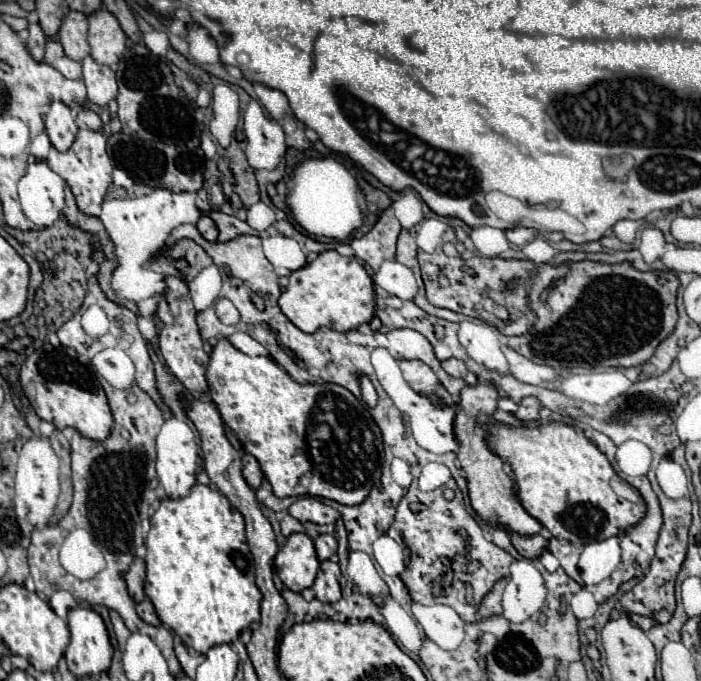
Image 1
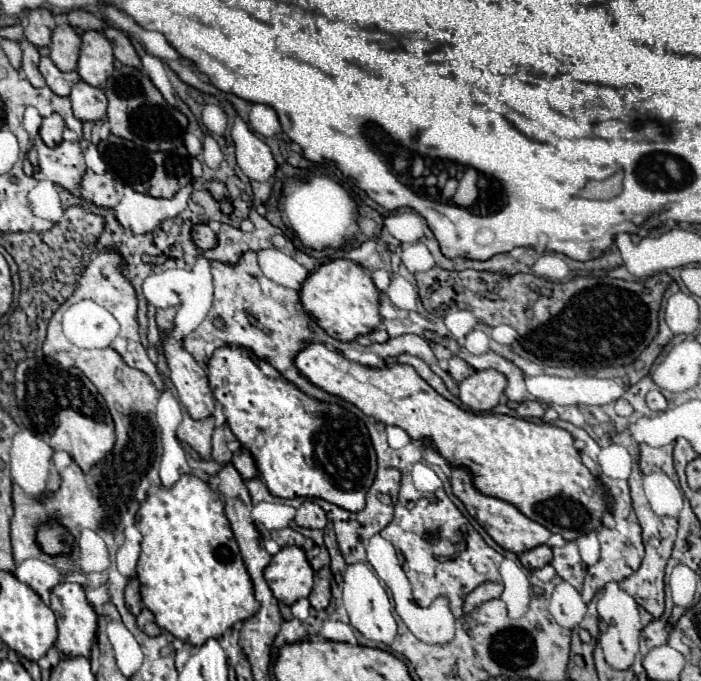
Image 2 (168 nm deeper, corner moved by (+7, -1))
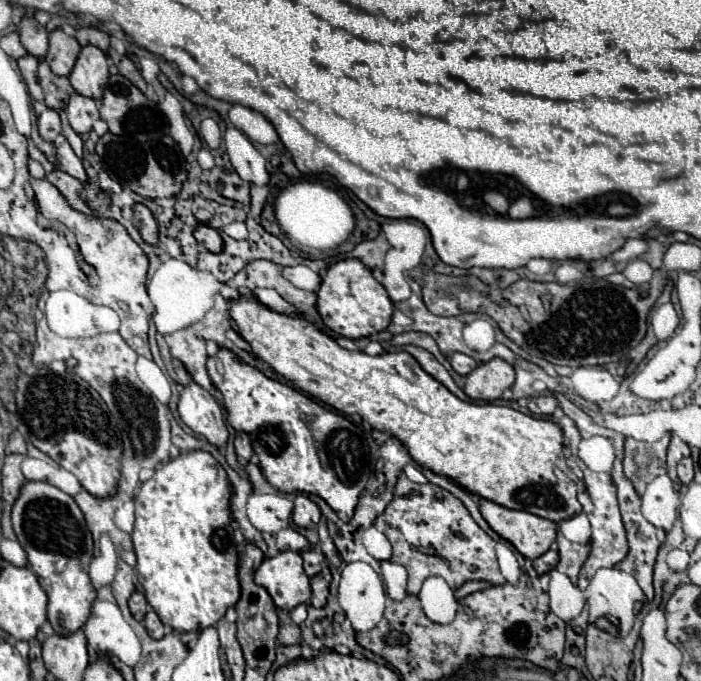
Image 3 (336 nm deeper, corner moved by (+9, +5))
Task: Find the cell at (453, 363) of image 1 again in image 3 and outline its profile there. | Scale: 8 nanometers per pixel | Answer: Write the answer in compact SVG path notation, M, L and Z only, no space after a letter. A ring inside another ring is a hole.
M454 352L454 354L450 356L450 362L452 362L452 368L454 368L458 374L462 374L462 376L468 376L468 374L478 366L478 362L476 362L474 358L470 358L470 356L466 356L466 354L460 354L460 352Z

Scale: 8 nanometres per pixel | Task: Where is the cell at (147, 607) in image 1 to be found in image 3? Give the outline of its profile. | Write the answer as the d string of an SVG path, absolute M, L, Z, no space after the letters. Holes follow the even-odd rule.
M148 608L148 614L146 614L146 618L144 618L144 628L146 628L148 634L150 634L152 638L156 638L156 640L160 640L160 638L164 636L164 624L160 622L158 614L156 614L152 608Z

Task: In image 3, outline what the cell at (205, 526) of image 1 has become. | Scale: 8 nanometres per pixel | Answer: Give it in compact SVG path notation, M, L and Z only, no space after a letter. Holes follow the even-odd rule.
M192 450L182 452L162 464L150 480L142 482L134 498L136 524L132 532L132 546L138 560L138 580L144 586L148 604L156 610L160 620L178 632L200 632L204 628L216 626L226 610L240 598L238 552L232 530L230 496L232 486L228 482L226 470L210 452Z

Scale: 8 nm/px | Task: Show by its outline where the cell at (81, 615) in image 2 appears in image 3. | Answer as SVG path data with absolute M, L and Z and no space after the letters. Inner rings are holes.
M24 482L12 506L12 526L26 552L28 566L48 594L48 622L54 632L70 634L70 630L82 628L96 600L96 590L88 576L94 558L94 540L74 498L46 482Z

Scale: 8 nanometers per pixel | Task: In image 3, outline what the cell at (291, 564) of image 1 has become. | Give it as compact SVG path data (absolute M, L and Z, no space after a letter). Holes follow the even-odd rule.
M280 552L274 558L264 558L254 574L258 586L266 588L274 604L282 610L292 610L310 600L310 578L302 568L298 552Z

